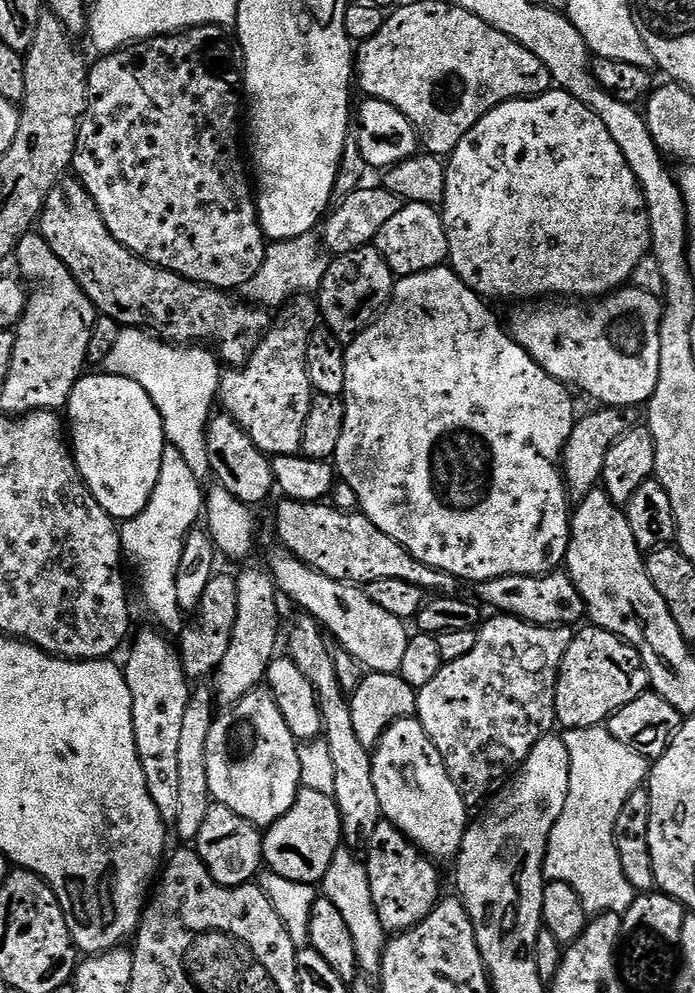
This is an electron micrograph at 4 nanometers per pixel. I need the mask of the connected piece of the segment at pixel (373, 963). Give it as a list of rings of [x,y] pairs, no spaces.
[[[341,848],[337,850],[334,854],[334,858],[331,859],[330,862],[330,869],[326,872],[323,879],[320,883],[320,890],[321,893],[330,898],[331,902],[333,902],[334,906],[337,907],[339,911],[341,911],[342,918],[345,919],[346,926],[349,927],[350,934],[353,935],[353,941],[354,941],[354,952],[356,953],[358,957],[359,962],[359,971],[361,973],[364,973],[368,976],[376,976],[379,975],[380,968],[381,968],[381,958],[384,956],[384,948],[388,941],[388,933],[386,932],[385,928],[382,926],[382,922],[378,919],[378,912],[374,908],[374,900],[371,897],[370,893],[370,882],[369,882],[369,876],[368,876],[368,869],[367,865],[360,859],[360,861],[355,857],[357,856],[351,849],[348,848]]]

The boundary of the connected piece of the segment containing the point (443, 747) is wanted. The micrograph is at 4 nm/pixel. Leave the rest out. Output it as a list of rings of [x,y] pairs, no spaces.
[[[507,614],[493,617],[493,620],[485,619],[477,631],[474,650],[454,662],[445,663],[435,678],[426,682],[416,694],[415,719],[426,730],[430,742],[434,742],[438,754],[442,754],[442,762],[454,786],[469,802],[483,801],[493,791],[492,783],[515,773],[530,754],[534,742],[557,727],[556,683],[574,635],[568,626],[532,624]]]

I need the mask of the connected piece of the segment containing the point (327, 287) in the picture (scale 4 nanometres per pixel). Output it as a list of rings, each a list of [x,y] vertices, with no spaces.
[[[375,246],[350,250],[329,263],[318,289],[318,307],[323,323],[340,340],[348,342],[367,330],[384,311],[397,277]]]

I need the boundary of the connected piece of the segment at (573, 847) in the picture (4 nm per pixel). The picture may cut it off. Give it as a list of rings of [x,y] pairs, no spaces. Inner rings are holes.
[[[604,726],[570,728],[563,733],[563,737],[566,750],[570,750],[570,786],[566,806],[548,839],[548,849],[544,855],[545,881],[566,882],[574,886],[578,898],[582,898],[582,906],[590,914],[627,913],[638,893],[630,886],[630,882],[626,882],[626,874],[622,874],[622,862],[618,862],[618,850],[614,846],[612,831],[618,818],[618,810],[622,810],[628,795],[647,781],[650,771],[649,757],[639,756],[634,750],[630,750],[630,746],[622,746],[622,742],[618,742],[618,738],[614,738]]]

